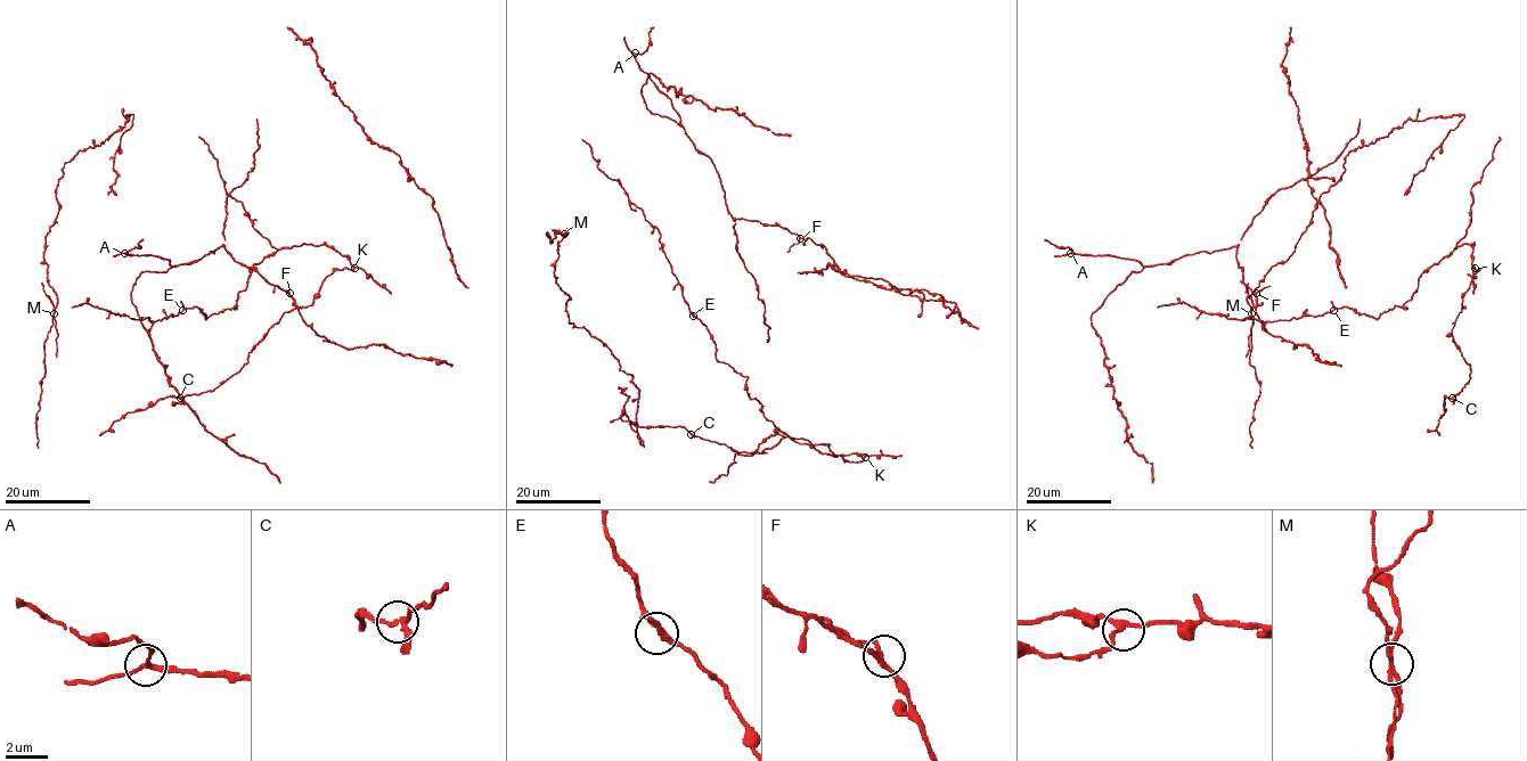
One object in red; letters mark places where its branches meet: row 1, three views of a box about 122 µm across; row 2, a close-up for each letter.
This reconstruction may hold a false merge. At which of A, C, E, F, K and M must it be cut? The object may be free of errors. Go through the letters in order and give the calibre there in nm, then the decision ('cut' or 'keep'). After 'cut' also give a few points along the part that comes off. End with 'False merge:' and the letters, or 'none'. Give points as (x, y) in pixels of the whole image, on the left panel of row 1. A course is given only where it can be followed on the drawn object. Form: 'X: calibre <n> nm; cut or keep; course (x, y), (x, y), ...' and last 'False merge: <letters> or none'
A: calibre 200 nm; keep
C: calibre 220 nm; keep
E: calibre 200 nm; keep
F: calibre 200 nm; keep
K: calibre 200 nm; keep
M: calibre 200 nm; cut; course (54, 313), (58, 335), (56, 357)
False merge: M

